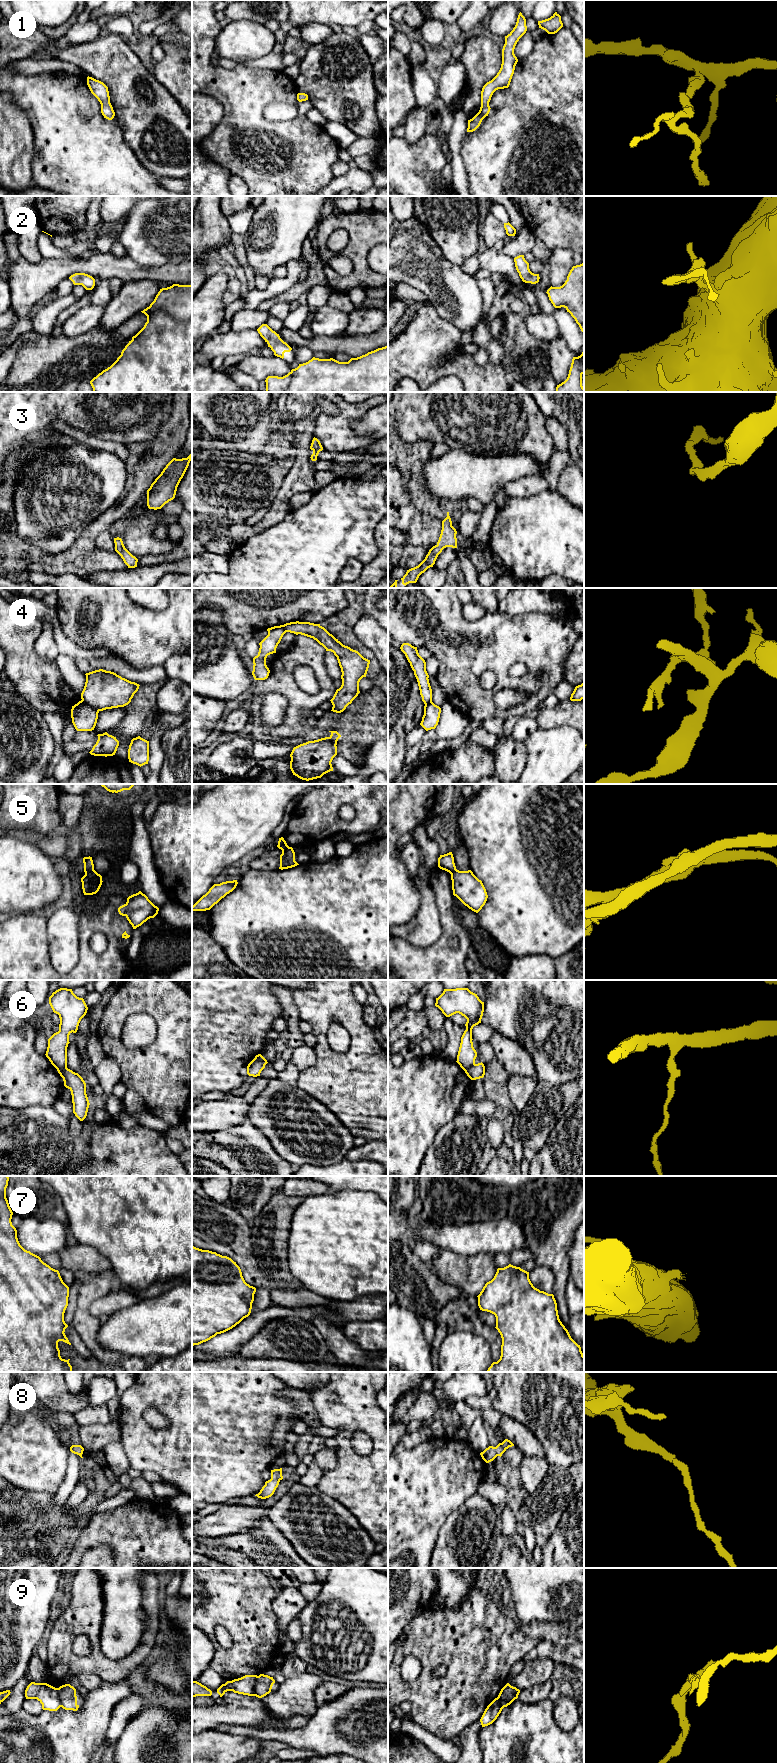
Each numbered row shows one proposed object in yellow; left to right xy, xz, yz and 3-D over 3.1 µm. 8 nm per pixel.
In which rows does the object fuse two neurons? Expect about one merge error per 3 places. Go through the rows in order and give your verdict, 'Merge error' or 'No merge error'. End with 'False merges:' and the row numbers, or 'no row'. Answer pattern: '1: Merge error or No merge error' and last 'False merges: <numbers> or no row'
1: No merge error
2: No merge error
3: No merge error
4: Merge error
5: Merge error
6: Merge error
7: No merge error
8: No merge error
9: Merge error
False merges: 4, 5, 6, 9

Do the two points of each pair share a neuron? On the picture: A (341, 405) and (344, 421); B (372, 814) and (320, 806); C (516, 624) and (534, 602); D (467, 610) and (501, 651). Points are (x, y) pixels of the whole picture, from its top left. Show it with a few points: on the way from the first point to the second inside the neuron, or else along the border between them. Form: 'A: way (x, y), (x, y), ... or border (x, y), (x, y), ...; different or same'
A: way (344, 409), (344, 417); same
B: way (359, 801), (357, 799), (333, 799); same
C: border (501, 611), (510, 615), (530, 612), (548, 614); different
D: border (460, 607), (466, 619), (479, 619), (486, 613); different

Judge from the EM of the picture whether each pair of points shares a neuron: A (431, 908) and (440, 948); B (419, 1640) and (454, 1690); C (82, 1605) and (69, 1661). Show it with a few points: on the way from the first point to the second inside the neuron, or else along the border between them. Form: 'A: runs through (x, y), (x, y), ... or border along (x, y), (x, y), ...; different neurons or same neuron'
A: border along (440, 915), (442, 934), (428, 946), (416, 947); different neurons
B: runs through (433, 1647), (454, 1668), (454, 1676); same neuron
C: runs through (75, 1619), (65, 1629), (65, 1647); same neuron

